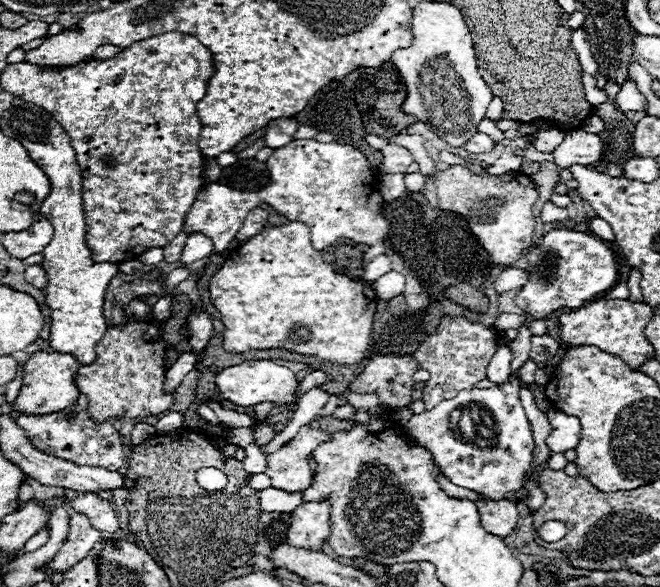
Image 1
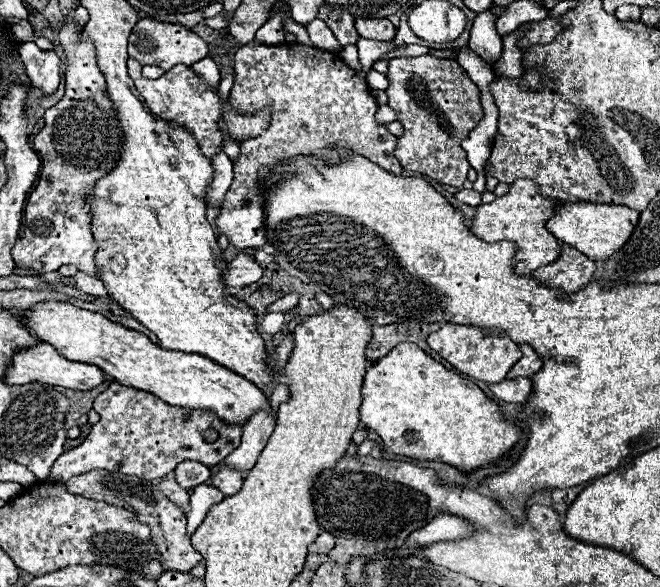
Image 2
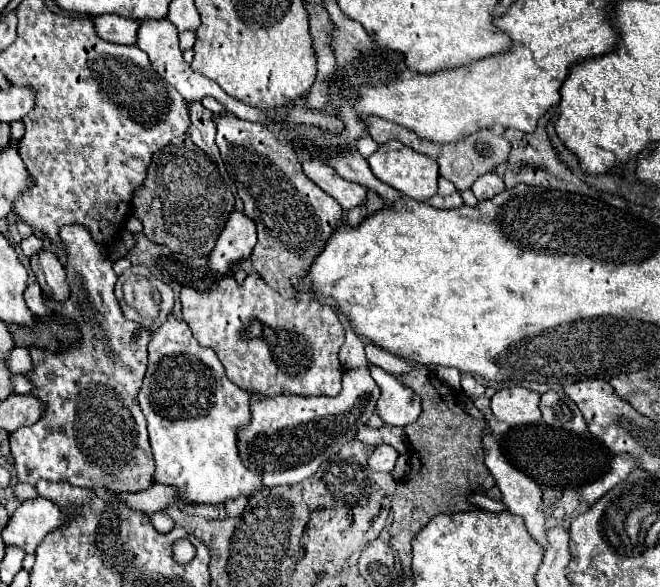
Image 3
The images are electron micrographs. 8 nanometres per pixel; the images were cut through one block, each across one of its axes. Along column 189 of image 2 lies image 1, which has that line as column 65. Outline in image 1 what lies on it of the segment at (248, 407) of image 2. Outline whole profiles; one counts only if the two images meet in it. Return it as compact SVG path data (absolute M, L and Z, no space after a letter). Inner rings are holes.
M34 352L22 366L22 390L14 402L14 410L18 414L52 414L72 406L80 396L76 388L76 372L80 364L70 354L58 352Z

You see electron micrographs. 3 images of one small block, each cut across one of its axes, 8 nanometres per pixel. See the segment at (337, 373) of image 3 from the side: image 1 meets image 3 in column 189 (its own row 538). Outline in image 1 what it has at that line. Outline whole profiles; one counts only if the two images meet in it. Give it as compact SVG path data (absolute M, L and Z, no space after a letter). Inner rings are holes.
M306 502L300 504L290 516L290 528L286 542L290 546L306 548L306 550L320 550L320 544L328 538L330 534L330 512L328 512L326 502Z

